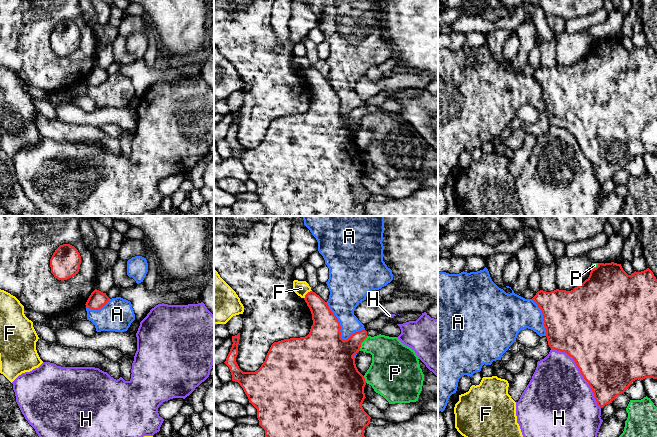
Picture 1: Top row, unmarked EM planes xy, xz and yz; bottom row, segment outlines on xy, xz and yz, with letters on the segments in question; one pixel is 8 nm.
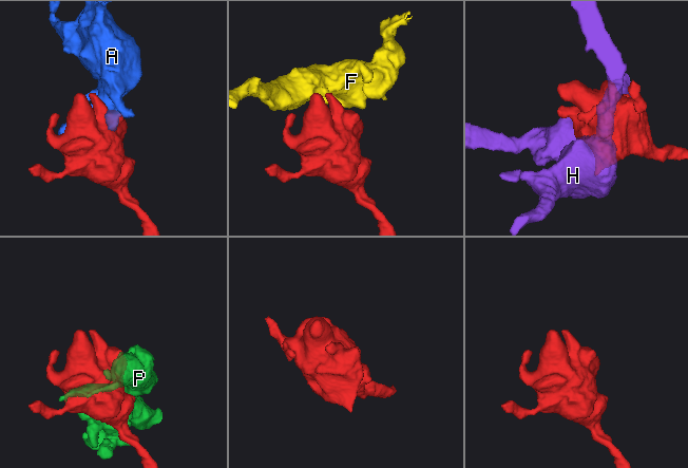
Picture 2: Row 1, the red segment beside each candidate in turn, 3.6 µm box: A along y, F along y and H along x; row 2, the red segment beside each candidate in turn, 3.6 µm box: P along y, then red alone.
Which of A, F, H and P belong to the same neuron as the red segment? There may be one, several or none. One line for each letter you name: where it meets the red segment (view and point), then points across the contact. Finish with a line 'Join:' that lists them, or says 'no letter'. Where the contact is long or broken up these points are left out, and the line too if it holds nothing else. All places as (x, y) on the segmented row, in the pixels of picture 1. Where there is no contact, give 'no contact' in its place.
Join: no letter

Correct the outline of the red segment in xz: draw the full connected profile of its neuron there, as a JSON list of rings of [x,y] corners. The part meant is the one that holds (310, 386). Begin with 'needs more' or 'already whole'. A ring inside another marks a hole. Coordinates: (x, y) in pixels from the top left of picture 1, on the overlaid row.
already whole | [[[310,291],[304,298],[309,307],[313,325],[305,337],[284,339],[274,342],[264,363],[255,372],[243,372],[237,362],[240,333],[232,336],[232,347],[224,362],[230,369],[232,381],[238,382],[251,403],[257,409],[259,425],[265,430],[265,437],[365,437],[364,429],[371,417],[364,411],[362,403],[366,381],[358,371],[355,358],[361,343],[367,338],[367,331],[352,334],[347,340],[341,338],[341,326],[337,317],[315,292]]]

